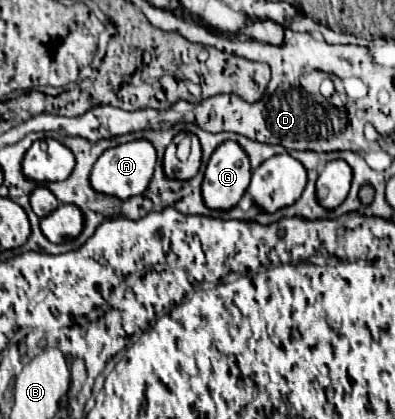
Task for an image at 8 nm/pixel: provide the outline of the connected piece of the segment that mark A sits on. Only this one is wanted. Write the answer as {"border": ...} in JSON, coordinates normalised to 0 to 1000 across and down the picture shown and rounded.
{"border":[[[357,329],[357,334],[301,344],[291,353],[266,358],[251,372],[251,382],[241,387],[235,411],[230,411],[230,444],[246,458],[276,463],[276,468],[301,468],[306,477],[322,477],[352,458],[367,458],[372,439],[382,434],[387,406],[392,406],[392,387],[397,387],[397,363],[377,334]]]}

